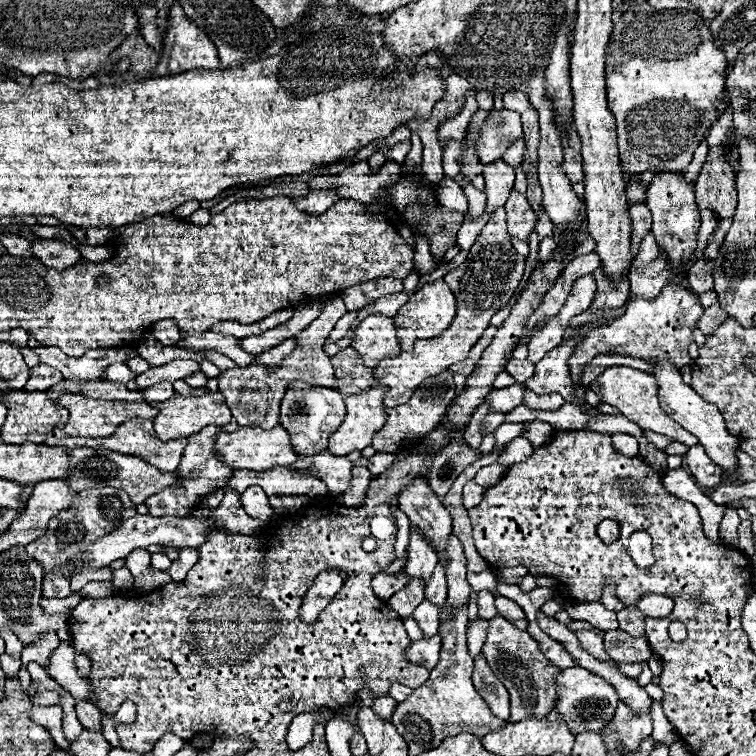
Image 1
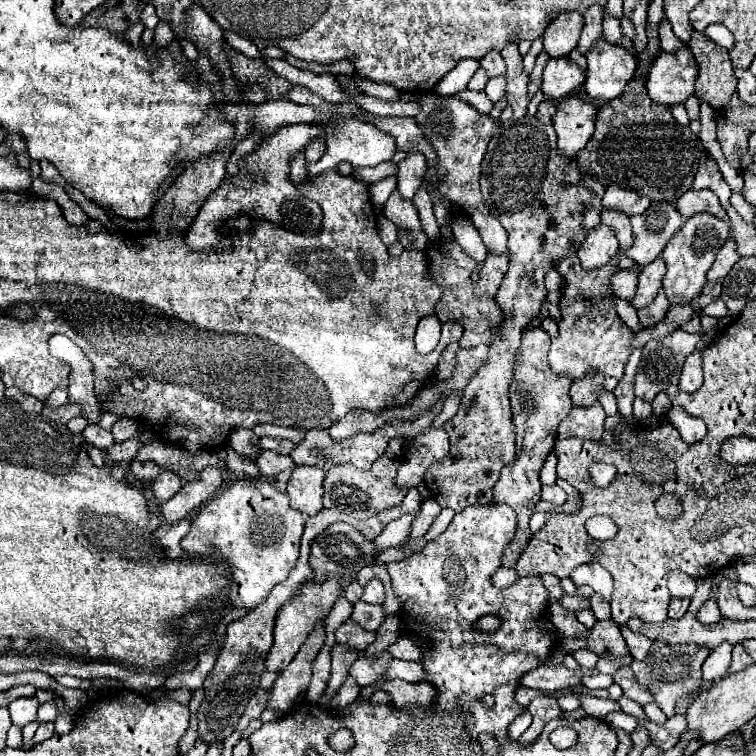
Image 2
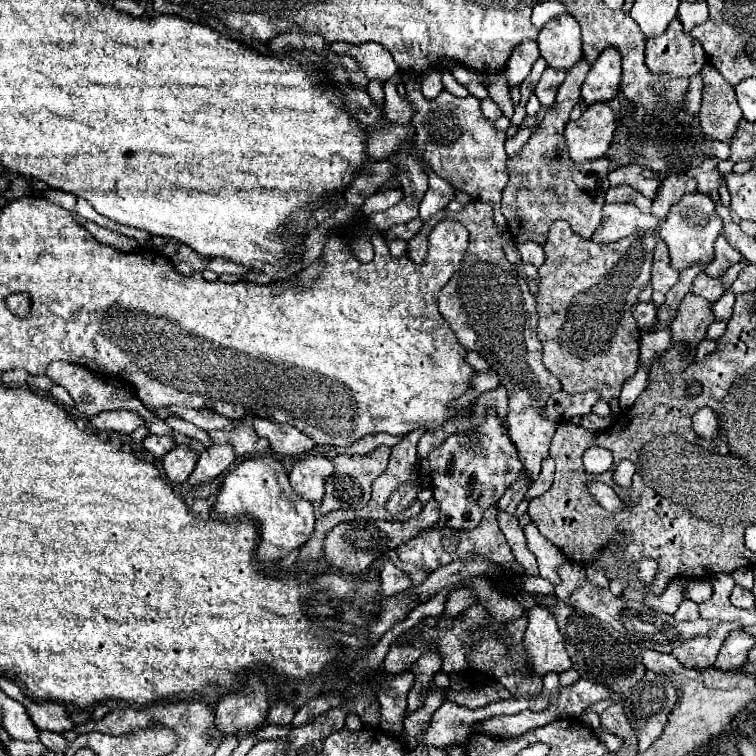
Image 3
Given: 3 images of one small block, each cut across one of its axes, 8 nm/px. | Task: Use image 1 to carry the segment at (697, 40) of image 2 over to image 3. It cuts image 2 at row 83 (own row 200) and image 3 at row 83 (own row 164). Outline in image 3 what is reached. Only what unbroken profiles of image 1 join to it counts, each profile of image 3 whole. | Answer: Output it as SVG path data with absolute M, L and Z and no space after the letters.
M704 64L702 70L702 104L700 104L700 126L710 140L730 142L736 132L736 124L742 118L742 110L734 96L734 86L716 72L712 64Z

